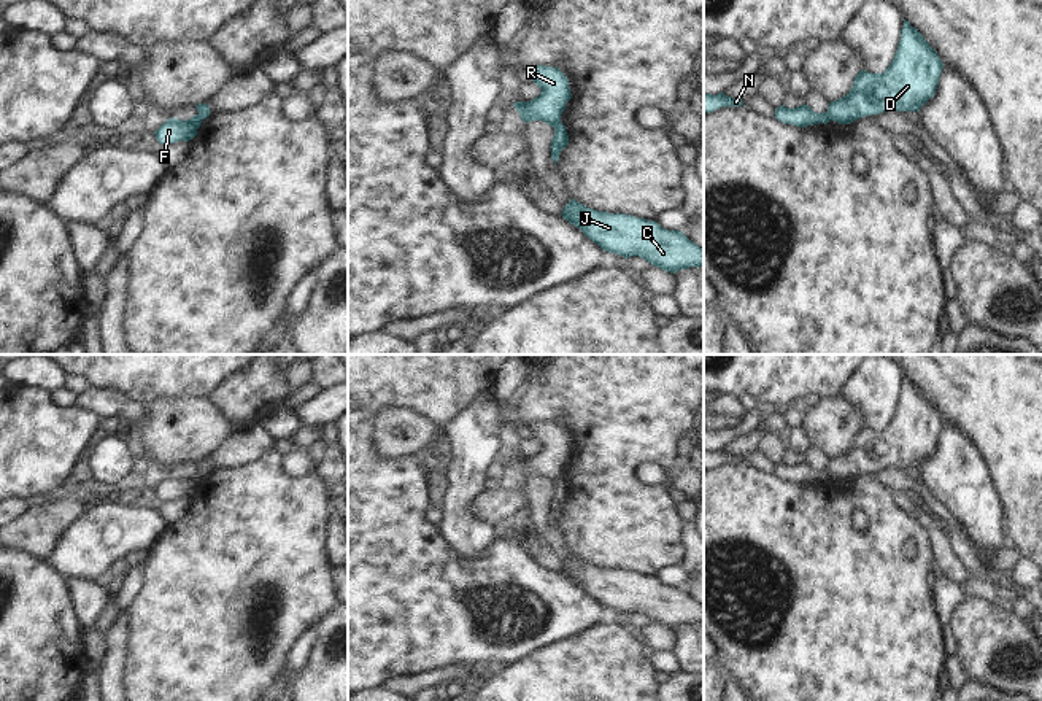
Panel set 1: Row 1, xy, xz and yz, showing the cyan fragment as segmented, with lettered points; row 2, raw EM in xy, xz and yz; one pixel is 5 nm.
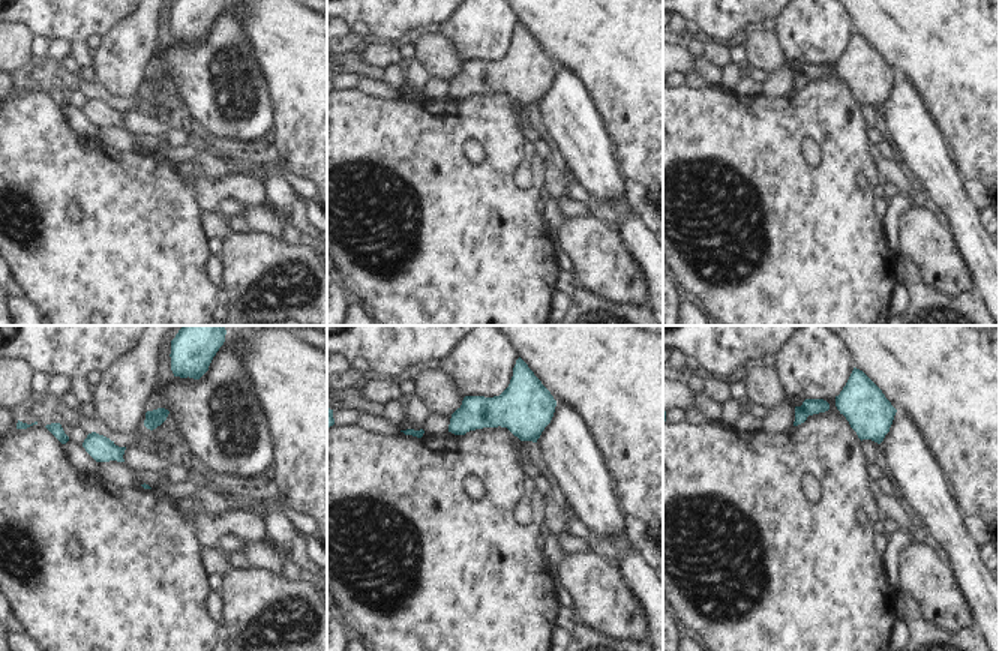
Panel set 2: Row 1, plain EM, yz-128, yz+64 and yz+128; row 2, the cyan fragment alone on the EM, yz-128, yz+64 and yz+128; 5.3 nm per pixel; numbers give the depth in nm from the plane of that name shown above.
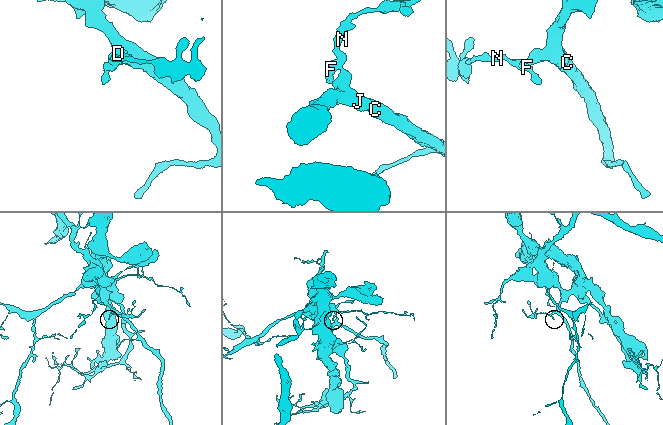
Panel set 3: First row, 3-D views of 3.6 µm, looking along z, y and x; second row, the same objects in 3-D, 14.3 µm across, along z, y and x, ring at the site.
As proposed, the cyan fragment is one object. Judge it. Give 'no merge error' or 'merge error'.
merge error

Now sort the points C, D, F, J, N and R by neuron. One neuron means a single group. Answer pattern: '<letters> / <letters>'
C D J / F N R

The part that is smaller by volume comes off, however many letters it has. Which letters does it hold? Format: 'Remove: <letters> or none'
Remove: F, N, R.

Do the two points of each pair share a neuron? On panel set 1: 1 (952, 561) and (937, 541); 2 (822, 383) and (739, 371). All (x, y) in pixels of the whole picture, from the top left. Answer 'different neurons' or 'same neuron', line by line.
1: same neuron
2: same neuron

